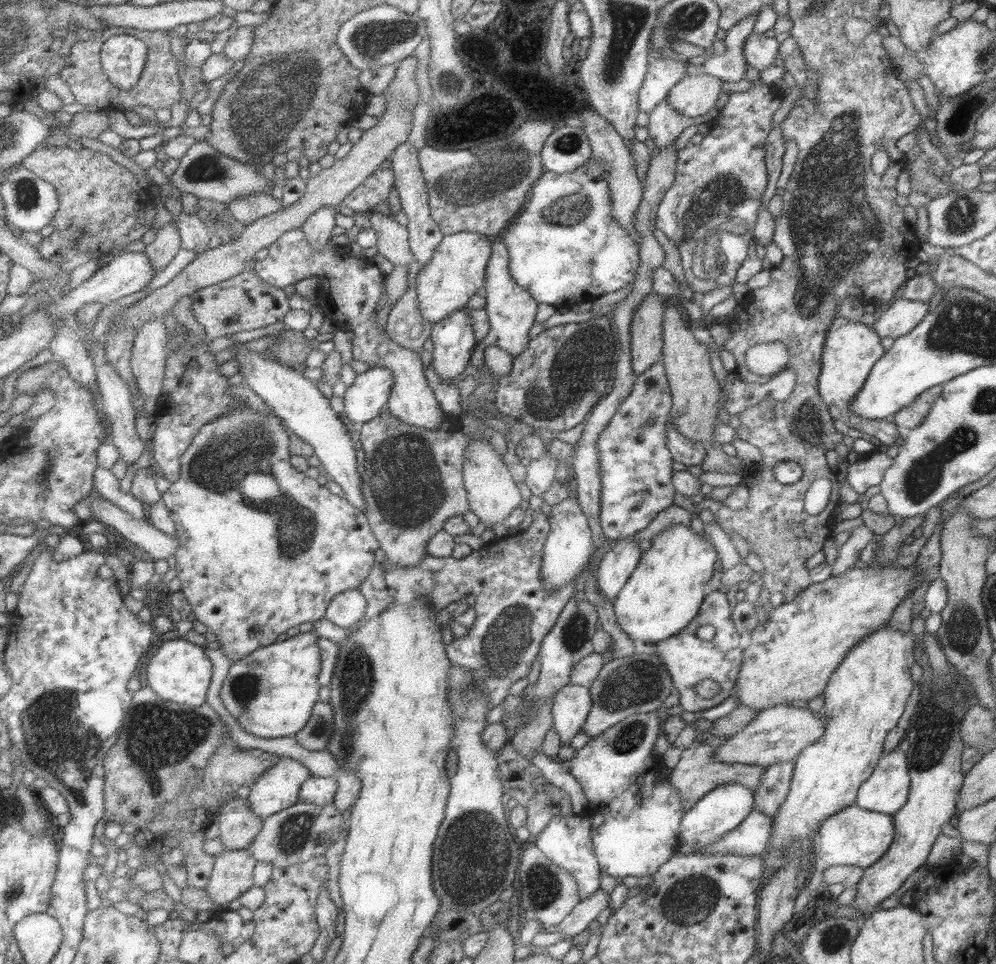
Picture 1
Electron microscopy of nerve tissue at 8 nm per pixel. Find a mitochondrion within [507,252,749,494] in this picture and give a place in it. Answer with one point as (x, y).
(576, 365)

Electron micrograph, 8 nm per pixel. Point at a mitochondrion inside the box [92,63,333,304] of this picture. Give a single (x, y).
(208, 169)

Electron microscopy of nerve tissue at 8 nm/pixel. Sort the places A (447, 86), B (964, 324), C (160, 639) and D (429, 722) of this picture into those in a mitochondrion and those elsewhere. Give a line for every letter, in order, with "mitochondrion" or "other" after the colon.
A: mitochondrion
B: mitochondrion
C: other
D: other

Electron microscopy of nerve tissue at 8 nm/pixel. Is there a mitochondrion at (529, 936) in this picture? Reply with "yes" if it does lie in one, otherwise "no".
no

